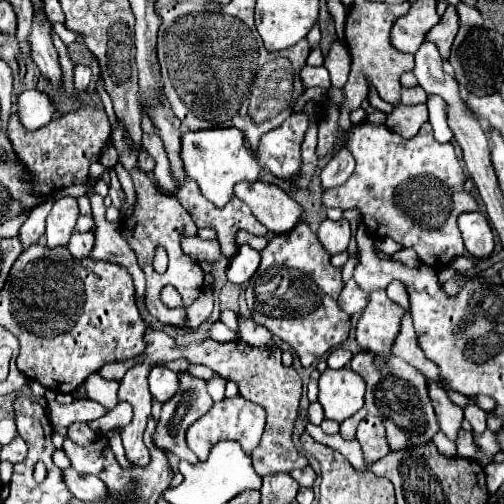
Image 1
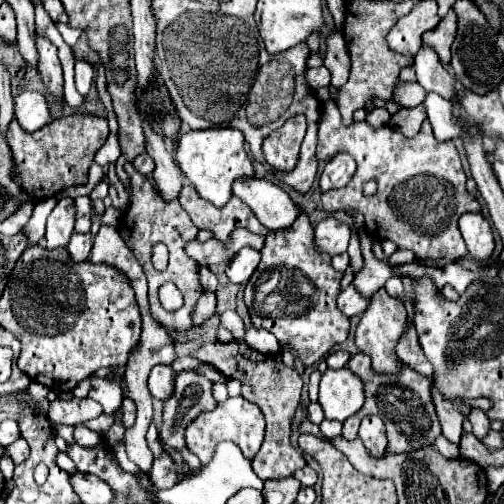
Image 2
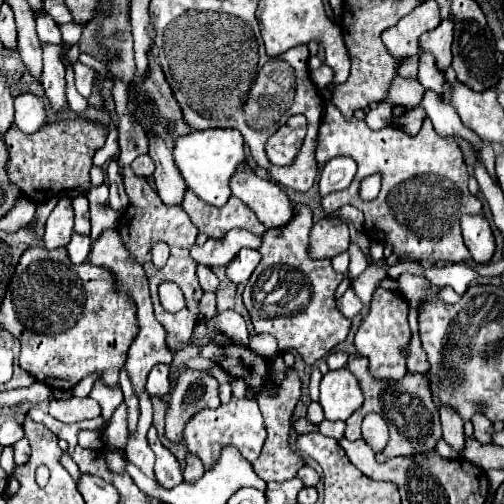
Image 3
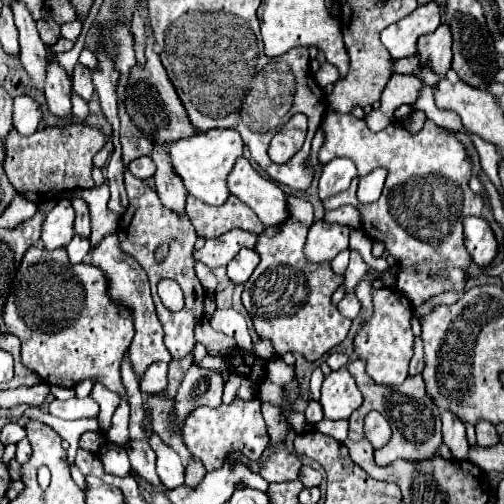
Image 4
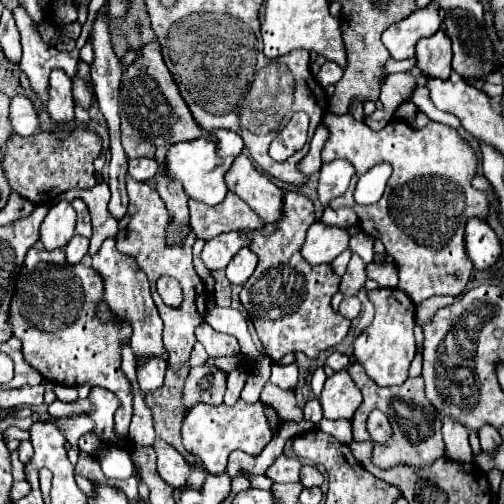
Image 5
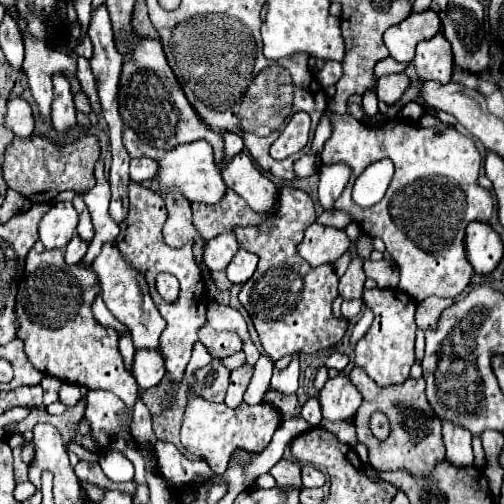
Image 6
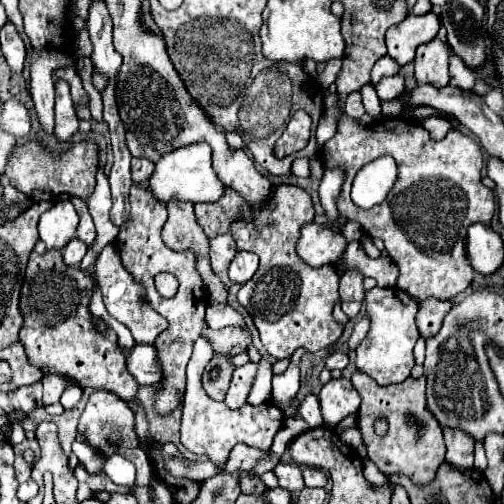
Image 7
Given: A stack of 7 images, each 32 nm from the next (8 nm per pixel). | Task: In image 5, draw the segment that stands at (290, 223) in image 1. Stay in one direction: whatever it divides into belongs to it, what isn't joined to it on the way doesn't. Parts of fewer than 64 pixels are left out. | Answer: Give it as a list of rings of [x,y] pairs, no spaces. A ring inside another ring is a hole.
[[[240,154],[234,160],[232,168],[228,170],[226,184],[260,216],[264,224],[274,224],[282,218],[284,192],[270,182],[268,176],[260,176],[248,156]]]

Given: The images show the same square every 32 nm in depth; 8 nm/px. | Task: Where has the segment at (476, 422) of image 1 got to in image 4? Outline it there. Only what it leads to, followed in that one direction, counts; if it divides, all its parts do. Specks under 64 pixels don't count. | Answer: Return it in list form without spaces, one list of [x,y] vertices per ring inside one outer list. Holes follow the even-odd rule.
[[[478,420],[474,428],[476,428],[476,440],[478,440],[480,446],[494,446],[494,444],[498,444],[498,434],[496,434],[496,430],[494,430],[494,426],[490,422]]]

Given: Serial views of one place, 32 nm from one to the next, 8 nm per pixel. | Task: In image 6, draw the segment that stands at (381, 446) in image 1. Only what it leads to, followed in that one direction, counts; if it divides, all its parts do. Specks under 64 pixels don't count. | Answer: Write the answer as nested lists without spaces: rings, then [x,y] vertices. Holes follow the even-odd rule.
[[[374,412],[370,416],[370,430],[374,432],[374,436],[378,440],[386,440],[388,434],[390,434],[390,424],[388,424],[388,418],[382,414],[382,412]]]

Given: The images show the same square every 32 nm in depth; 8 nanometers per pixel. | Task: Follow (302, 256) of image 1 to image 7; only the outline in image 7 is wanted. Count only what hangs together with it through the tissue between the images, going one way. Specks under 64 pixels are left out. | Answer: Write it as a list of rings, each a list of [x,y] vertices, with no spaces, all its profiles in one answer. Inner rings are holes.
[[[276,186],[276,200],[272,200],[272,208],[268,212],[254,212],[252,224],[236,222],[232,224],[230,232],[238,244],[238,250],[248,250],[260,256],[260,266],[256,270],[256,276],[246,282],[238,292],[238,302],[246,308],[246,312],[252,316],[254,326],[260,332],[260,340],[266,348],[266,352],[274,358],[290,358],[298,348],[304,348],[306,352],[318,352],[322,348],[332,346],[344,332],[344,326],[338,324],[332,316],[332,308],[336,304],[338,296],[338,272],[334,266],[320,266],[310,268],[298,254],[296,254],[296,242],[300,240],[300,228],[314,220],[314,206],[310,196],[296,186]]]

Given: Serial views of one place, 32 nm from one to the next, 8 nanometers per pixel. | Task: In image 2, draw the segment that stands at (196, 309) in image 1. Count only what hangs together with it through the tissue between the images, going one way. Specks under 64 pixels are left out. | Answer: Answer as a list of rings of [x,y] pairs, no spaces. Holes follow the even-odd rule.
[[[210,290],[202,292],[202,296],[198,298],[198,302],[194,304],[194,310],[192,310],[192,326],[200,326],[208,318],[212,318],[214,316],[214,308],[216,308],[214,292],[210,292]]]

